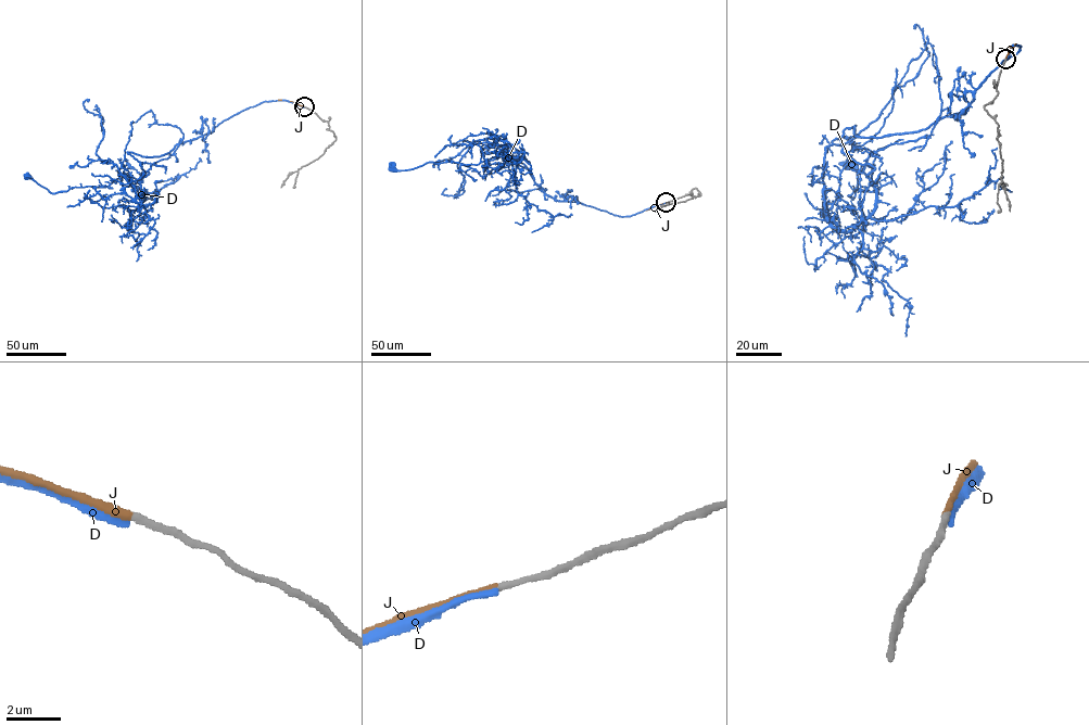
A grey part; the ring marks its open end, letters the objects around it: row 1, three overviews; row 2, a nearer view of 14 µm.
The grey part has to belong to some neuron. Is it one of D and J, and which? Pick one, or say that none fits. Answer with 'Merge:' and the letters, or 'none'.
Merge: J

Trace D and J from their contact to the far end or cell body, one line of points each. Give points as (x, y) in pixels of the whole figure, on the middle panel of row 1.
D: (666, 203), (620, 216), (558, 201), (486, 153), (501, 145), (482, 176), (393, 168)
J: (666, 203), (640, 212)

